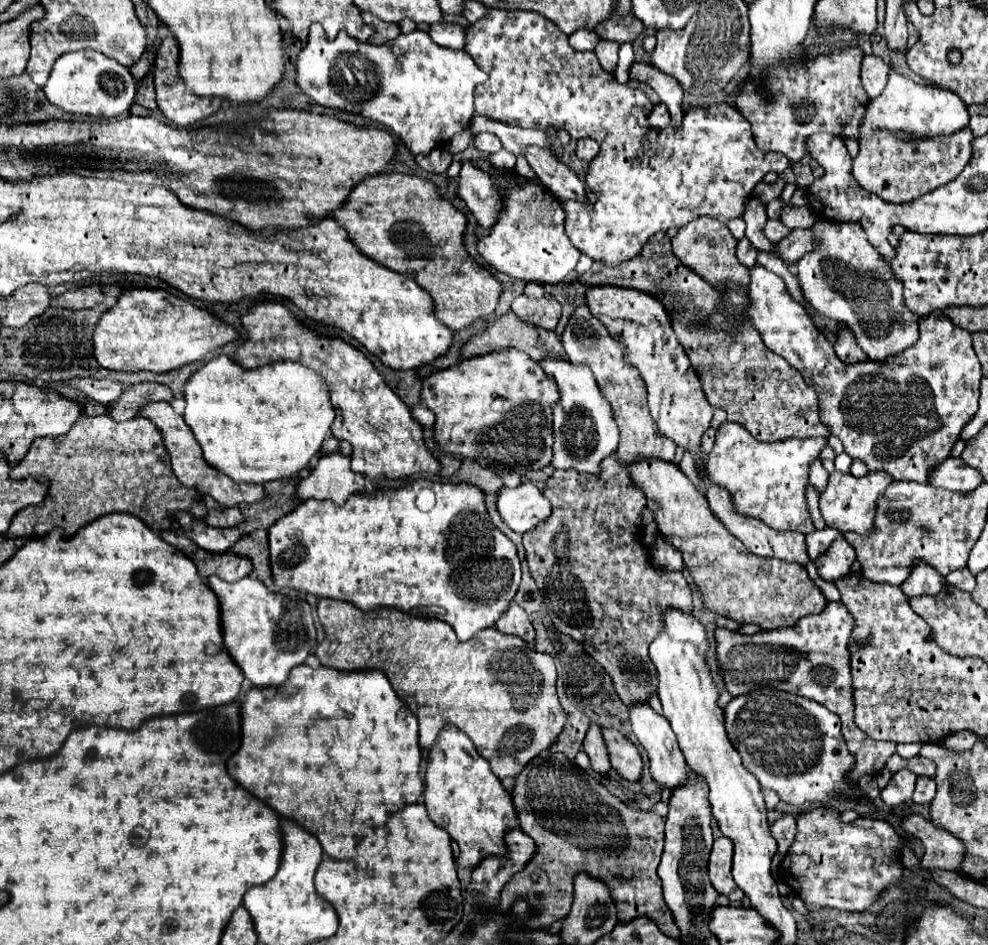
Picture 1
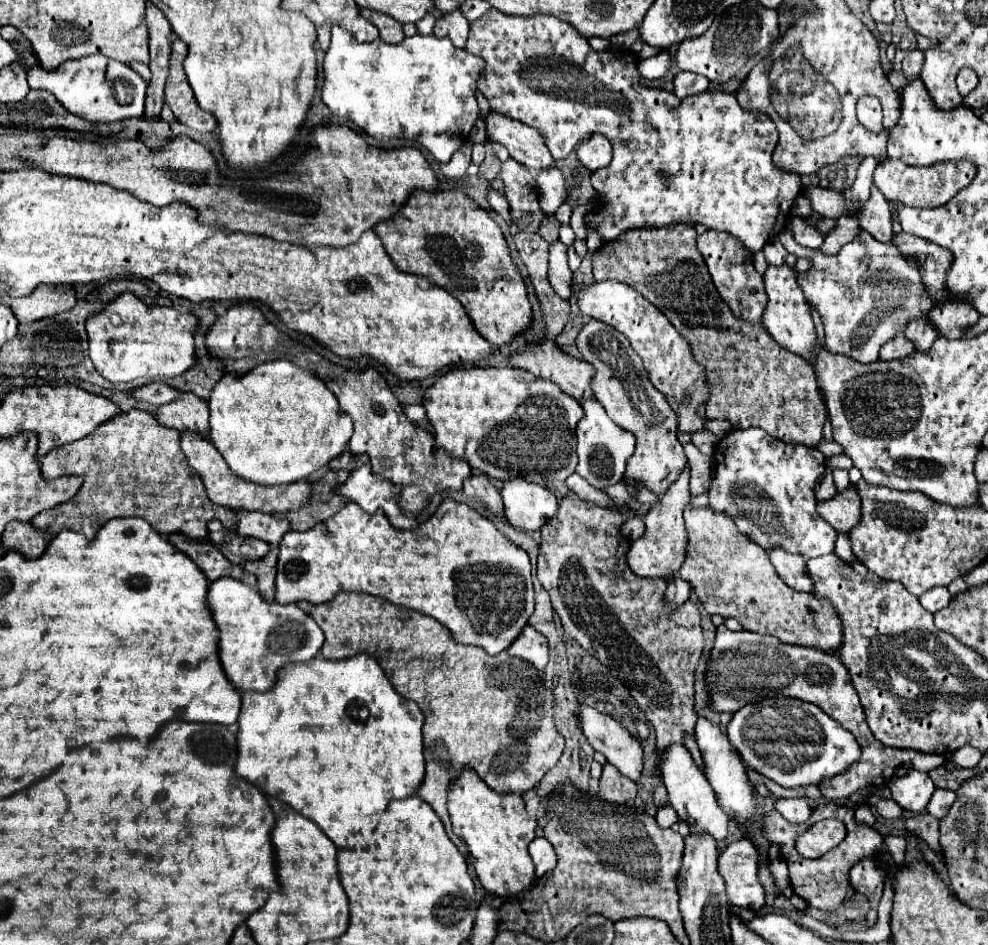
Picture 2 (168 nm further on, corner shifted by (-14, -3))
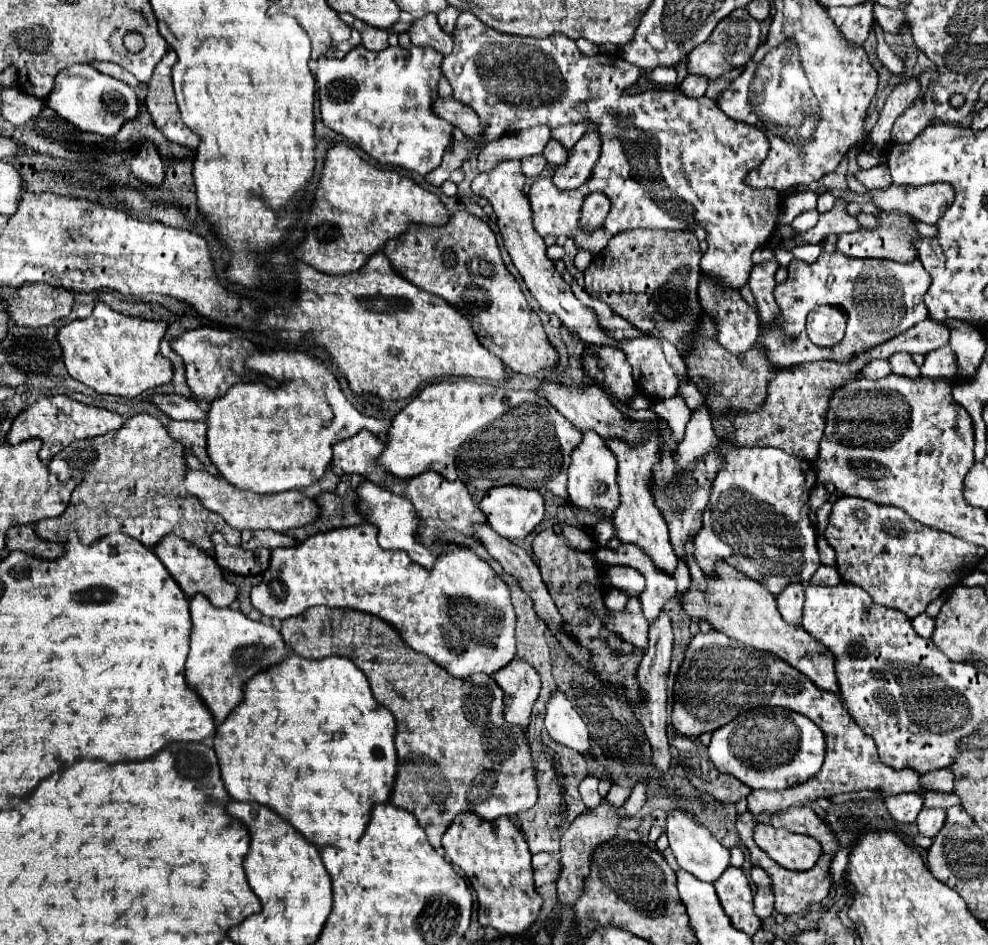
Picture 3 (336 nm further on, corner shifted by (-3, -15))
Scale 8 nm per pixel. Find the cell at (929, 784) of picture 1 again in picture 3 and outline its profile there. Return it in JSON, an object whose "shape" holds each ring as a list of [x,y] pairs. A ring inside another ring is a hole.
{"shape":[[[924,807],[924,809],[920,811],[916,823],[918,823],[920,835],[934,839],[934,837],[938,835],[938,831],[942,829],[944,821],[946,821],[946,811],[944,811],[944,809],[926,809],[926,807]]]}

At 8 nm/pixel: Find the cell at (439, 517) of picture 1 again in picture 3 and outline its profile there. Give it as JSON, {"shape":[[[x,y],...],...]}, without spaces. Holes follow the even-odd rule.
{"shape":[[[372,523],[318,533],[296,547],[274,549],[272,563],[262,575],[262,583],[252,587],[250,597],[252,605],[262,615],[276,619],[300,615],[314,605],[372,613],[390,623],[410,649],[428,655],[434,663],[460,679],[466,679],[474,673],[494,675],[516,657],[516,615],[510,603],[510,591],[486,561],[478,559],[474,551],[450,543],[446,545],[446,555],[438,557],[434,569],[428,571],[422,565],[410,561],[408,553],[382,549],[376,541],[376,527]]]}

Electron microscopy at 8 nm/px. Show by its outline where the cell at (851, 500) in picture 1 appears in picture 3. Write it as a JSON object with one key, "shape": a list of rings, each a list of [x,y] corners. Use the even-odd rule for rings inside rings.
{"shape":[[[816,483],[814,487],[812,487],[812,521],[816,523],[816,509],[822,505],[822,503],[826,503],[828,501],[828,491],[820,485],[820,483]]]}

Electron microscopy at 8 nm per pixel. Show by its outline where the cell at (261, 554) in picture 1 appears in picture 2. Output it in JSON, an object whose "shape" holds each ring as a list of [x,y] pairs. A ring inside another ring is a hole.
{"shape":[[[267,553],[263,559],[251,561],[247,569],[249,569],[249,573],[257,575],[259,593],[263,595],[263,599],[273,601],[273,597],[275,597],[275,575],[277,575],[277,555]]]}

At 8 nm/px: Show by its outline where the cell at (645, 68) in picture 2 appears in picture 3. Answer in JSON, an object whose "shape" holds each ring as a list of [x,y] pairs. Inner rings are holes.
{"shape":[[[664,67],[664,69],[656,69],[652,73],[648,73],[648,77],[654,81],[654,83],[660,83],[660,85],[666,85],[666,87],[676,87],[678,81],[676,81],[676,69],[672,67]]]}

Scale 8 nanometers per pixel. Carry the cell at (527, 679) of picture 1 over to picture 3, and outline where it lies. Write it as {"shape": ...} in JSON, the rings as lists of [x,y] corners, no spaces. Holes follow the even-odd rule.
{"shape":[[[312,607],[308,609],[306,613],[298,615],[298,617],[290,617],[286,621],[282,621],[282,629],[280,629],[280,635],[284,639],[284,643],[288,647],[292,647],[294,653],[302,655],[302,657],[310,657],[310,659],[324,659],[328,655],[346,655],[348,659],[354,661],[354,665],[358,669],[364,671],[364,675],[368,677],[368,683],[372,687],[372,695],[374,699],[388,707],[388,711],[394,715],[396,719],[396,735],[394,735],[394,743],[396,743],[396,753],[398,753],[398,767],[396,767],[396,779],[394,779],[394,787],[392,787],[392,795],[390,795],[390,803],[394,803],[396,807],[400,809],[406,809],[410,811],[416,821],[424,827],[426,835],[428,835],[428,841],[434,849],[440,849],[440,839],[444,835],[444,831],[448,829],[448,825],[454,821],[456,815],[460,813],[476,813],[478,817],[486,819],[486,821],[494,821],[502,815],[516,815],[520,811],[526,811],[530,809],[534,803],[536,803],[536,775],[532,771],[532,755],[528,751],[528,741],[526,741],[526,735],[524,731],[520,731],[518,727],[512,727],[510,723],[504,723],[504,693],[500,691],[500,687],[496,687],[496,683],[492,683],[492,677],[488,675],[472,675],[468,679],[456,679],[452,677],[448,671],[444,671],[442,667],[438,667],[432,659],[428,659],[426,655],[422,653],[416,653],[412,651],[404,641],[402,637],[398,635],[398,631],[394,631],[394,627],[390,627],[388,623],[384,623],[382,619],[374,617],[374,615],[368,615],[368,613],[360,613],[360,611],[354,611],[354,609],[330,609],[330,607]]]}

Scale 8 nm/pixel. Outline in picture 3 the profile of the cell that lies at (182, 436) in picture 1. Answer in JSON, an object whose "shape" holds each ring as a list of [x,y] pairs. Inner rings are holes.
{"shape":[[[188,469],[184,485],[186,485],[186,491],[190,495],[196,495],[206,509],[224,517],[224,521],[238,531],[242,531],[242,529],[272,529],[278,533],[286,533],[290,529],[304,527],[308,523],[316,521],[316,517],[320,515],[318,503],[314,499],[308,499],[300,491],[284,491],[280,495],[258,495],[252,491],[242,491],[242,489],[230,485],[222,477],[214,477],[204,471],[192,471],[192,469]]]}

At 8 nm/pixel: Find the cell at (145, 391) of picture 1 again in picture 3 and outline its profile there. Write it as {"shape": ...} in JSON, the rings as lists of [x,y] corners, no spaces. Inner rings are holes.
{"shape":[[[172,421],[168,425],[172,439],[186,443],[186,461],[190,469],[216,475],[218,469],[206,453],[206,423],[204,421]]]}

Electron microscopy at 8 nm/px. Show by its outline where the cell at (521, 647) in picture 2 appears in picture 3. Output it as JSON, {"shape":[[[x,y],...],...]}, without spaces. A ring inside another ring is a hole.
{"shape":[[[514,659],[508,663],[508,667],[496,671],[492,679],[504,691],[504,719],[526,731],[532,705],[540,691],[540,679],[536,679],[536,671],[532,671],[532,667],[526,663],[520,663],[520,659]]]}

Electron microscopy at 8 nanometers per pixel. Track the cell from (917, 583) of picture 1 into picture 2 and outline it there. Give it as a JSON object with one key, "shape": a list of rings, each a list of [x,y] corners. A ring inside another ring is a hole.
{"shape":[[[933,587],[933,589],[925,591],[925,593],[919,597],[919,601],[921,601],[921,605],[923,605],[927,611],[935,613],[935,611],[947,607],[947,603],[951,601],[951,593],[949,593],[947,587]]]}

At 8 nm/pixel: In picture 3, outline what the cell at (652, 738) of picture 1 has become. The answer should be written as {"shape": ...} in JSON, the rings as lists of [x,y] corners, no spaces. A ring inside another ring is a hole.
{"shape":[[[674,809],[668,815],[668,823],[666,823],[666,835],[670,839],[670,849],[676,855],[678,865],[692,873],[696,879],[700,881],[708,881],[714,883],[716,879],[720,879],[720,875],[726,871],[726,867],[730,865],[730,851],[726,847],[722,847],[712,835],[710,831],[700,825],[698,821],[692,819],[690,813],[682,811],[682,809]]]}

